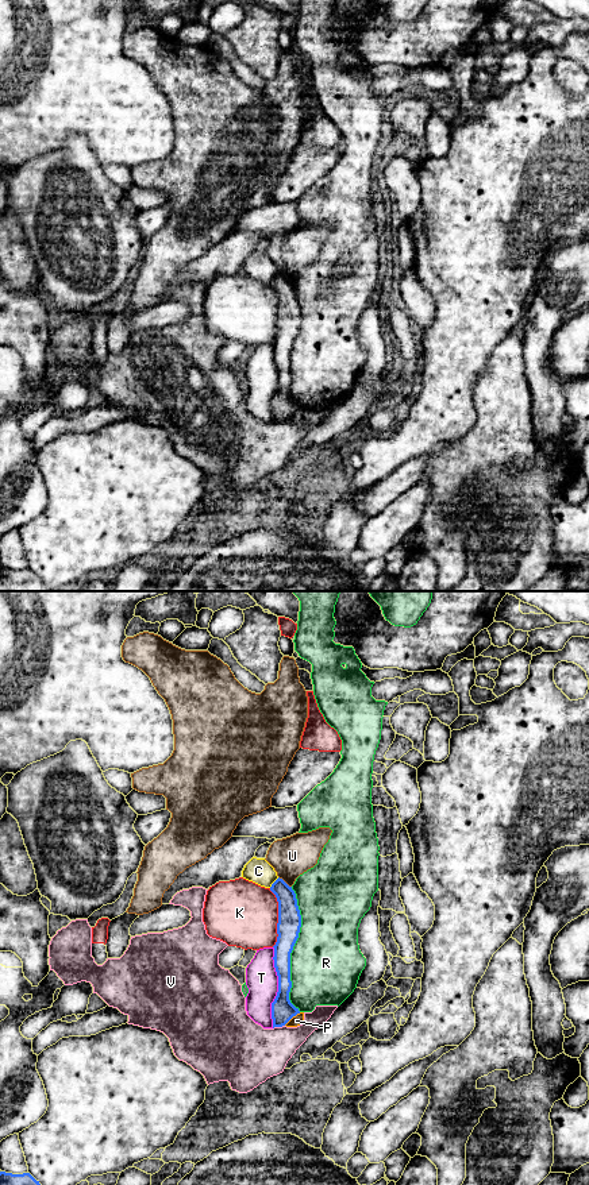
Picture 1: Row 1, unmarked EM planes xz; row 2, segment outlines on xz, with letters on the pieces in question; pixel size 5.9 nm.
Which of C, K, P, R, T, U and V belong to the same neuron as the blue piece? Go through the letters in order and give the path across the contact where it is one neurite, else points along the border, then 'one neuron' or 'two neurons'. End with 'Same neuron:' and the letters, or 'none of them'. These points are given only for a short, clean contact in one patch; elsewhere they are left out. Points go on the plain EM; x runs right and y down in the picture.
C: along xz (278, 273), (269, 282) | two neurons
K: two neurons
P: along xz (300, 408), (284, 420) | two neurons
R: two neurons
T: two neurons
U: along xz (278, 271), (291, 282) | two neurons
V: two neurons
Same neuron: none of them

